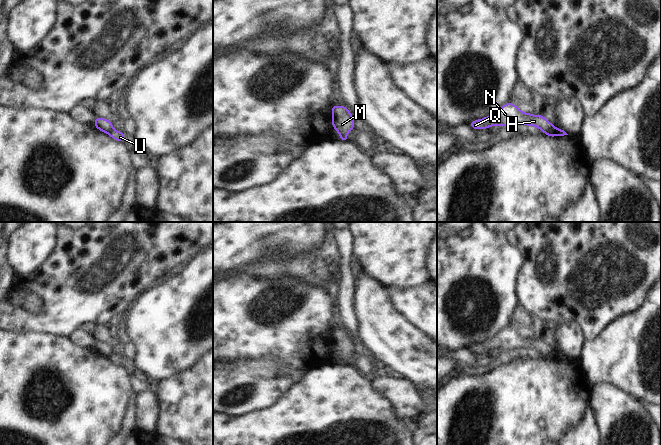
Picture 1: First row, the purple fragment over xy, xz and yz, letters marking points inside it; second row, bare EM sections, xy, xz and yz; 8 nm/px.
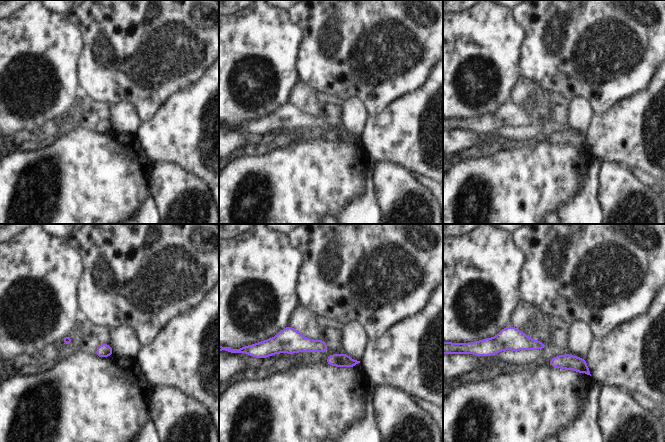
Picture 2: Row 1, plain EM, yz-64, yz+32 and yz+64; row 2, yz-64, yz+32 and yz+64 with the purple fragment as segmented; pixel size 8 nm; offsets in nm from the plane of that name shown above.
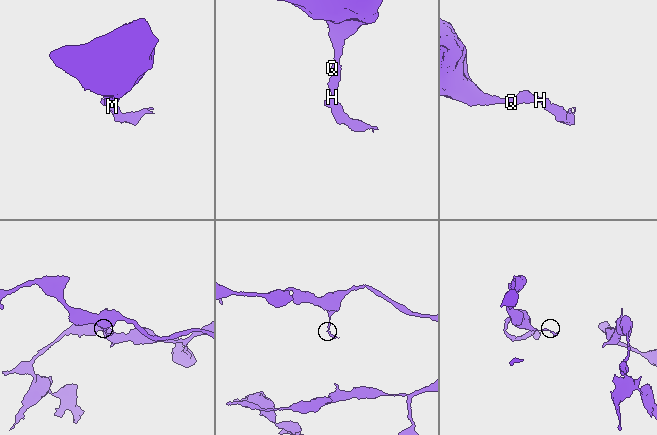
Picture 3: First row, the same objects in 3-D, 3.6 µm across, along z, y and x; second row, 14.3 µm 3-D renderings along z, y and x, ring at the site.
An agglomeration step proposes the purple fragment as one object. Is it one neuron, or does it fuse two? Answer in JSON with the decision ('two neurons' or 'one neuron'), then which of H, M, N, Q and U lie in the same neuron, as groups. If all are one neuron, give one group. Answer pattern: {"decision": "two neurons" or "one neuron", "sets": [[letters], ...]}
{"decision": "two neurons", "sets": [["H", "N", "Q"], ["M", "U"]]}

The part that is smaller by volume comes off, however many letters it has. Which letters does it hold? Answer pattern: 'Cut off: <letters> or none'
Cut off: M, U

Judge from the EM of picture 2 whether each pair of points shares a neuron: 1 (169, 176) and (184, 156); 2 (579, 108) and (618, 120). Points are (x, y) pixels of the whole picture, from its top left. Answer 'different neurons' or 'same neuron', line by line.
1: different neurons
2: different neurons

